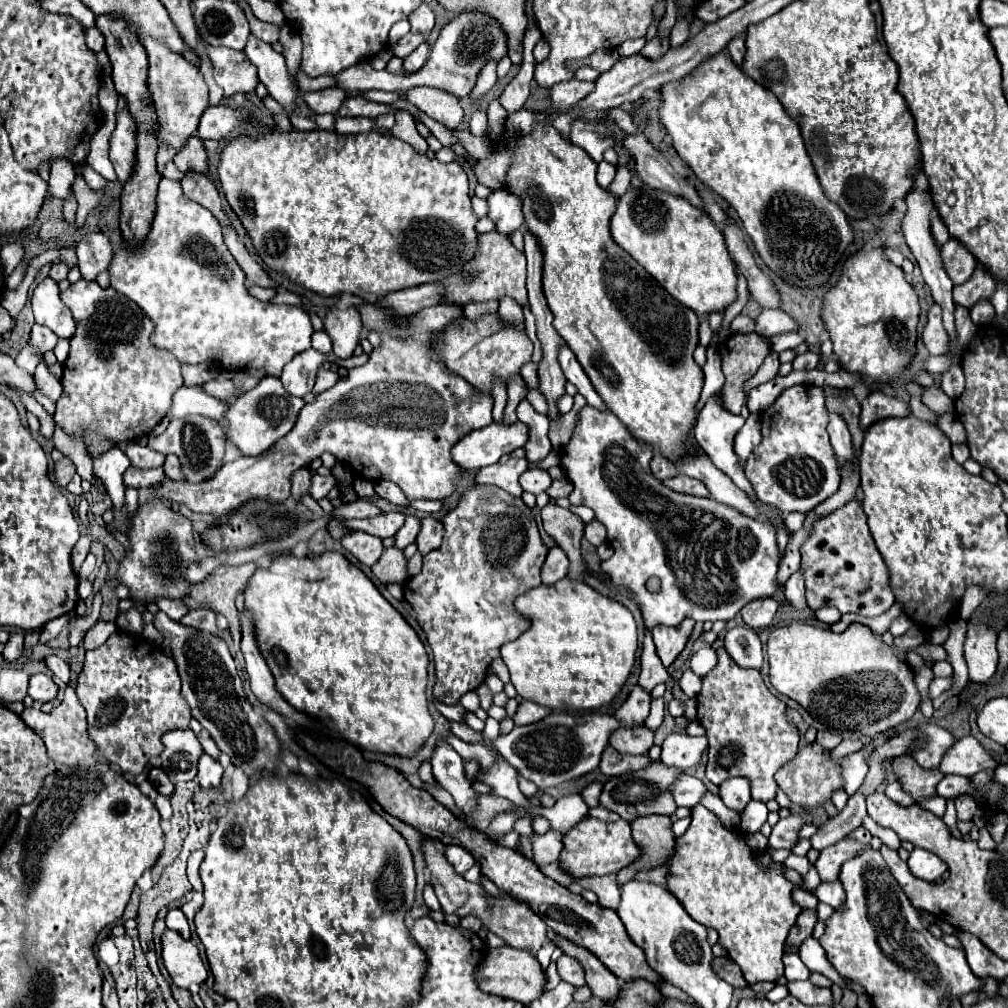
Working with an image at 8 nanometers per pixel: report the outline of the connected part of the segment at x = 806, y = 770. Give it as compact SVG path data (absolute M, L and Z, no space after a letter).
M808 743L794 755L792 761L784 763L776 773L778 787L790 797L794 805L800 805L804 809L816 809L822 807L826 801L830 801L832 793L838 789L844 789L842 779L842 757L834 759L828 749L824 749L818 743Z

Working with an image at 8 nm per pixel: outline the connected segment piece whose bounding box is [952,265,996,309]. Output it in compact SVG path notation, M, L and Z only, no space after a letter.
M978 265L974 275L966 283L954 285L952 299L954 299L956 305L972 309L982 299L990 301L992 295L994 295L994 289L996 289L994 279L990 275L986 275L986 269L980 269L980 265Z

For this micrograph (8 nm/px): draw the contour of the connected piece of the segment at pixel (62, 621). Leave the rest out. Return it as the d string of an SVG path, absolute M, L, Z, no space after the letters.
M70 614L62 615L56 619L49 621L43 628L39 644L45 644L50 639L57 637L60 631L67 625Z

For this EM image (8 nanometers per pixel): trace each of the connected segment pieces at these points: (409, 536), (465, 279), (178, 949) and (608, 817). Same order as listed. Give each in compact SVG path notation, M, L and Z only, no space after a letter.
M406 515L406 523L404 527L394 535L394 547L396 549L404 549L408 547L410 543L414 543L414 537L418 535L418 517L414 515Z
M498 231L484 233L480 235L478 257L466 263L466 269L462 269L462 273L448 277L444 285L446 285L444 303L464 307L468 301L490 301L490 299L500 299L508 295L522 305L526 301L526 257L522 251L518 251L512 245L508 235Z
M166 929L160 937L160 943L164 967L178 987L188 989L192 983L200 985L206 981L208 971L200 959L198 947L192 941Z
M592 807L588 815L590 815L590 817L596 817L596 819L600 819L600 821L618 821L618 819L620 819L620 815L612 813L612 811L604 809L604 807Z

